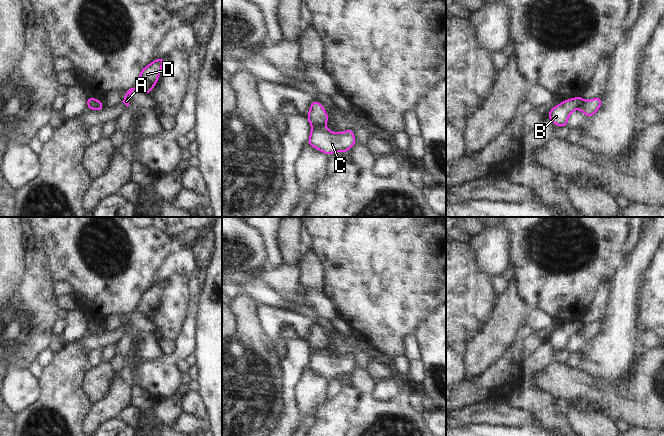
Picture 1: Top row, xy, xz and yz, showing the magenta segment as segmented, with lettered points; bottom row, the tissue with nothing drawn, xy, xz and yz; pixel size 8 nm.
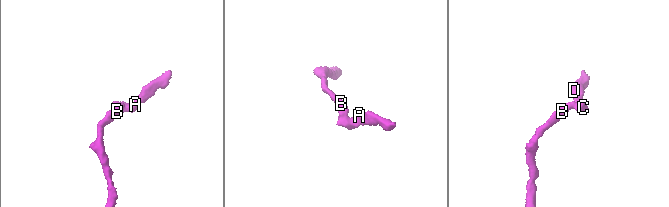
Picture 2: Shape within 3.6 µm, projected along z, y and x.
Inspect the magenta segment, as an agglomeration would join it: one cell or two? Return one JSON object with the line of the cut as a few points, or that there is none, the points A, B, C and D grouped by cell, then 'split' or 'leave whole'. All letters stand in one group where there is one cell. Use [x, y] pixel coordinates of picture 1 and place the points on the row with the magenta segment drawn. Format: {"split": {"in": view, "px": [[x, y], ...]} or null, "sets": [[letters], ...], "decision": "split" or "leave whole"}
{"split": {"in": "xz", "px": [[324, 125], [312, 127]]}, "sets": [["A", "C", "D"], ["B"]], "decision": "split"}

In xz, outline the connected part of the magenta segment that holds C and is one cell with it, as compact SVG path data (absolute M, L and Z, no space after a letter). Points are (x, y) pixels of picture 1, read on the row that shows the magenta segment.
M326 126L311 128L307 144L317 150L331 155L336 152L347 153L357 141L354 138L353 128L340 133L334 133Z

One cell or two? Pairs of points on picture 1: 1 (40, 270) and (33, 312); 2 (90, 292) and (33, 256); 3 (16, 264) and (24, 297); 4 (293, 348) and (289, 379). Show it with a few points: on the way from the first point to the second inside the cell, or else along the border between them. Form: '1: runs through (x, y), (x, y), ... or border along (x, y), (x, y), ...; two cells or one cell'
1: runs through (37, 280), (34, 302); one cell
2: border along (38, 243), (42, 247), (47, 269), (54, 282); two cells
3: border along (24, 259), (24, 274), (10, 297); two cells
4: runs through (293, 356), (291, 371); one cell

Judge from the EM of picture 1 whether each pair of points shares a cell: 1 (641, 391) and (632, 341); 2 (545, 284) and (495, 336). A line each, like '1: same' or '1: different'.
1: different
2: different

